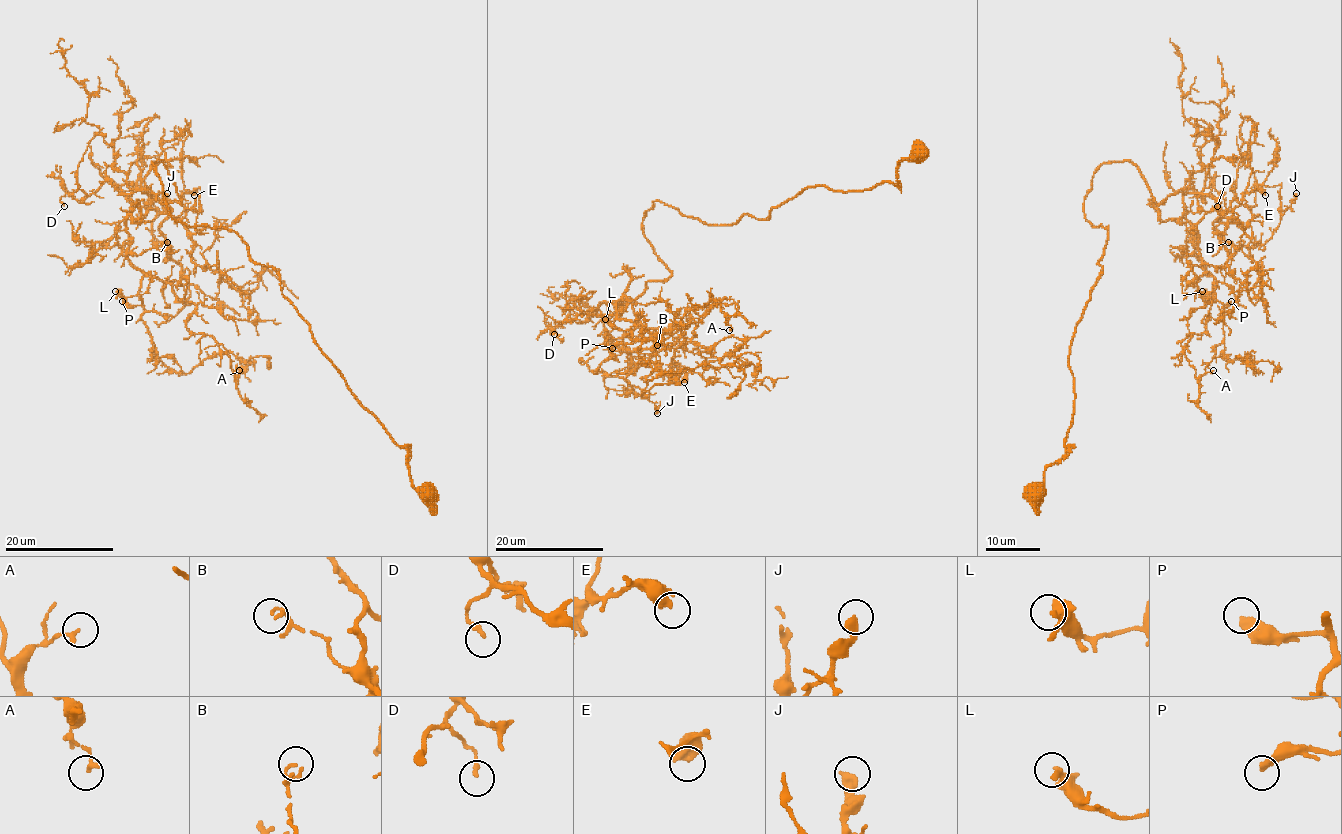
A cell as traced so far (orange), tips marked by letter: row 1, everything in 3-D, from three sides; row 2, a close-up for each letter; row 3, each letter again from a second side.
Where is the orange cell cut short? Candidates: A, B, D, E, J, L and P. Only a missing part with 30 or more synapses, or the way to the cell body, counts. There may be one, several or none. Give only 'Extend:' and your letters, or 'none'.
Extend: E

